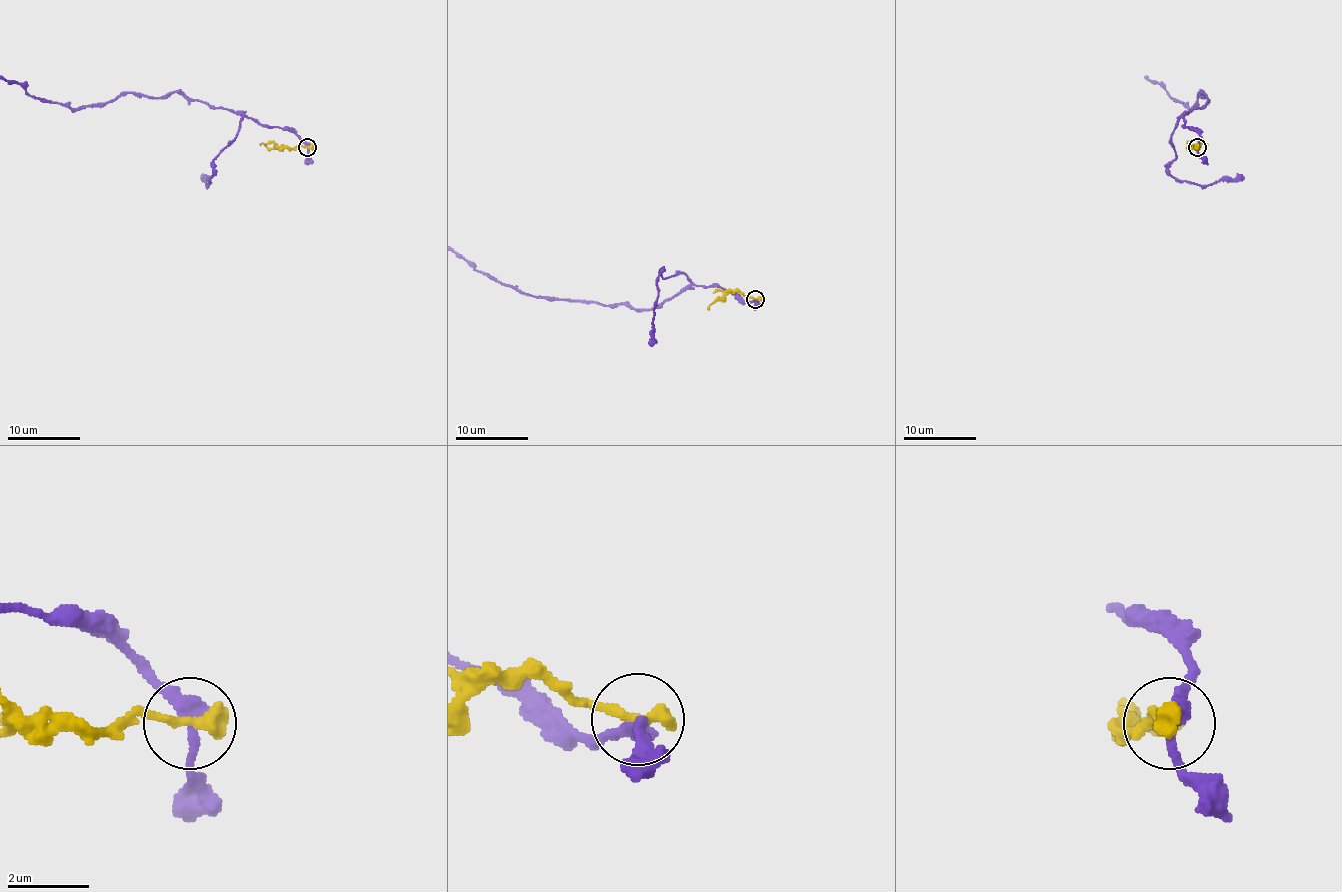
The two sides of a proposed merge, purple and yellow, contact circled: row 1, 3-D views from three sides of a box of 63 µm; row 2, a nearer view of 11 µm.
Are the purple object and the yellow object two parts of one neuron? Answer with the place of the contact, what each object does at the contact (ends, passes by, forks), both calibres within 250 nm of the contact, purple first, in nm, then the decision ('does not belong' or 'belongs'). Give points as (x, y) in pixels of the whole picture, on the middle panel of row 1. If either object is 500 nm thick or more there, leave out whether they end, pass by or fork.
at (755, 299); purple passes by; yellow ends there; 320 nm thick on the purple side, 400 nm on the other; does not belong

